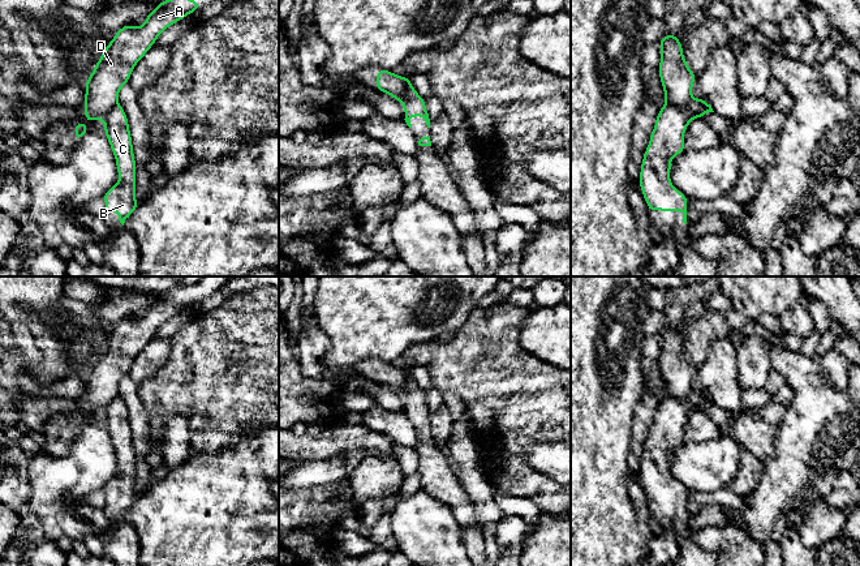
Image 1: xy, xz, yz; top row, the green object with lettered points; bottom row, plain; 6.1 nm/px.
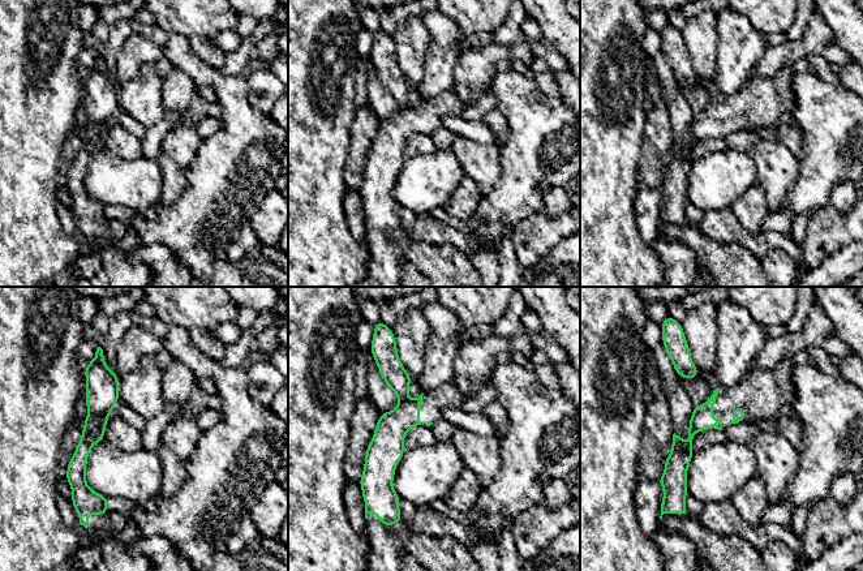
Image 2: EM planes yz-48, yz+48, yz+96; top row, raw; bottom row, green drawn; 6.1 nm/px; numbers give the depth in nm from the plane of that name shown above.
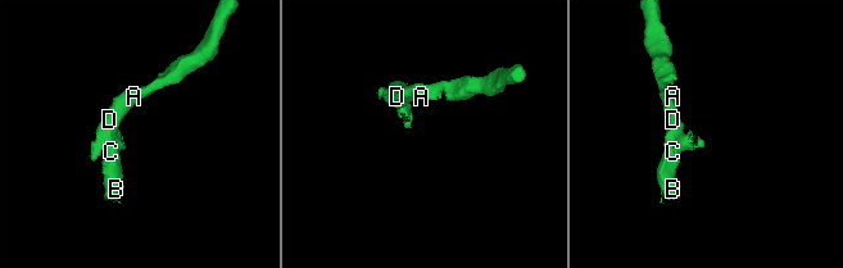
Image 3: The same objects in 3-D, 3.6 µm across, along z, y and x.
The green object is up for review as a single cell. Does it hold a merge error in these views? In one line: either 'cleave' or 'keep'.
cleave

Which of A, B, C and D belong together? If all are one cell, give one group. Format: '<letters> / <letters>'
A D / B C

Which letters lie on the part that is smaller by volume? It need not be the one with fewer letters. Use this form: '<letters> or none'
B, C

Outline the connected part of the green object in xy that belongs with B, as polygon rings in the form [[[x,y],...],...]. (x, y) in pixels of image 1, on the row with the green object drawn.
[[[121,106],[111,108],[104,120],[104,133],[116,158],[119,183],[104,194],[106,214],[116,211],[124,226],[125,220],[139,206],[134,198],[137,166],[126,112]]]

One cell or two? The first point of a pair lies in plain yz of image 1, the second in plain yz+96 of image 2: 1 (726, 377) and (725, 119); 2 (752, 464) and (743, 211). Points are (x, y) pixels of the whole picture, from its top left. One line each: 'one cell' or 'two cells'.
1: two cells
2: one cell

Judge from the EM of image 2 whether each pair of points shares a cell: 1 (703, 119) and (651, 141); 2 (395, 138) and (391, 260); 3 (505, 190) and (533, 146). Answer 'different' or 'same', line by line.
1: different
2: same
3: same

